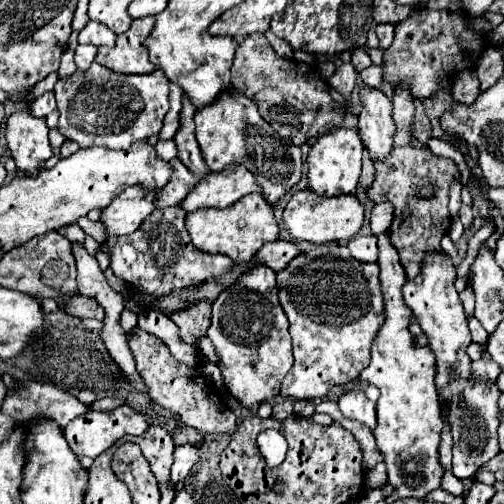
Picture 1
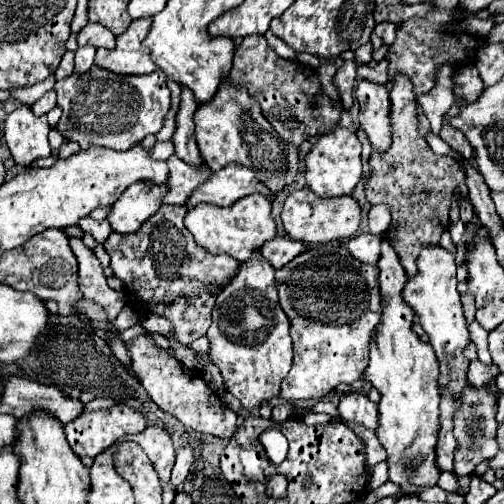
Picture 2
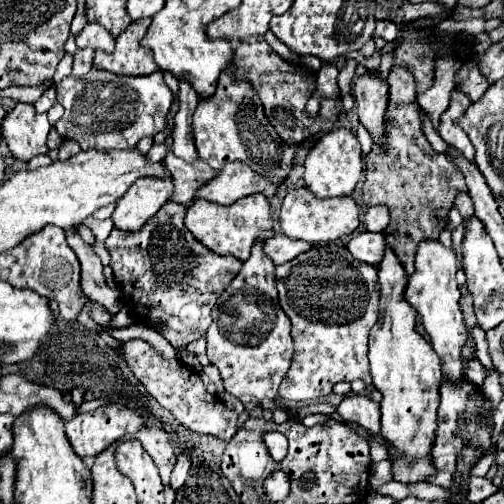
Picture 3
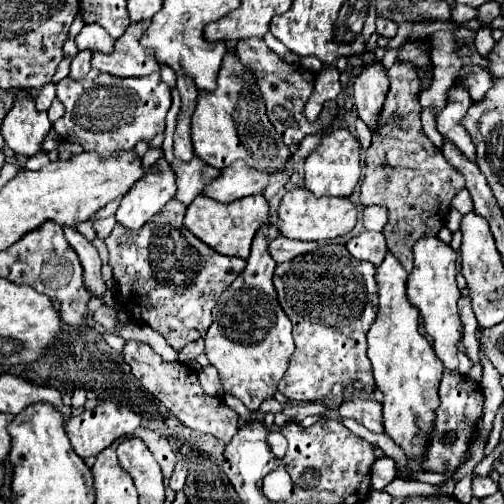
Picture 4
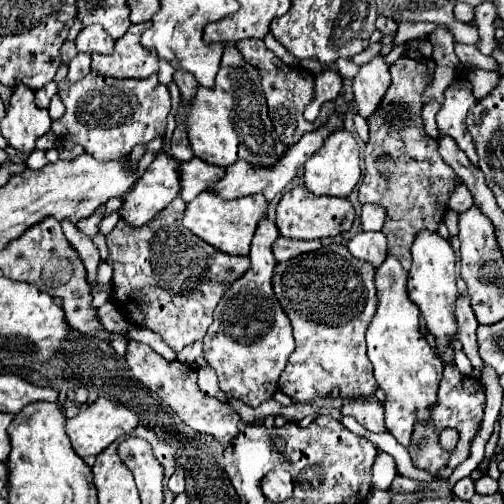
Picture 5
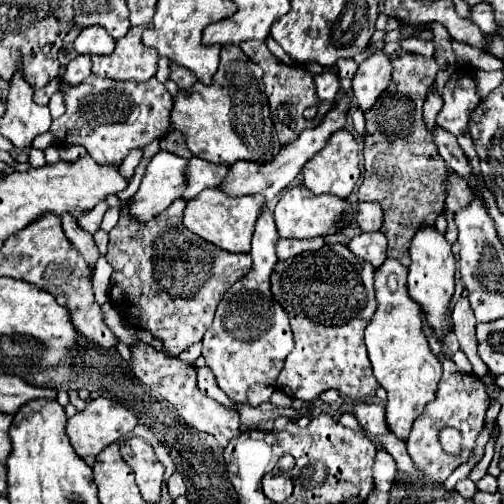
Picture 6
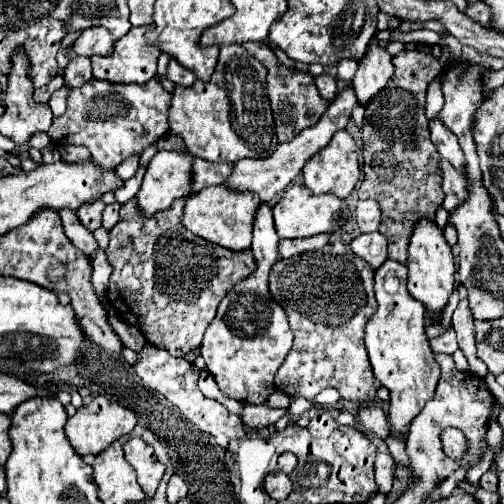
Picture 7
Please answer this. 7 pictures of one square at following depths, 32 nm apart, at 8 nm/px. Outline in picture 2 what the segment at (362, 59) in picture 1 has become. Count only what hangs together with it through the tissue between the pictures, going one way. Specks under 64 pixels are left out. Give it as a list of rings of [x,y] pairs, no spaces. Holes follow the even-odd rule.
[[[368,42],[365,45],[360,46],[360,48],[358,48],[356,50],[356,57],[355,57],[355,62],[358,65],[367,65],[371,59],[372,59],[372,44],[370,44],[370,42]]]

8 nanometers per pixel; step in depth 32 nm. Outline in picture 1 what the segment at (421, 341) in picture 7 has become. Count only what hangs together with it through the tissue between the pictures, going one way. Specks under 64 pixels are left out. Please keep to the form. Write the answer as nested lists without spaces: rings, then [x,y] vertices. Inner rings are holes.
[[[388,232],[378,234],[378,266],[380,284],[386,302],[386,322],[378,332],[372,346],[372,362],[360,374],[362,380],[378,386],[380,398],[376,402],[376,428],[372,430],[376,438],[376,448],[384,454],[384,464],[388,472],[388,484],[394,486],[390,494],[392,500],[416,498],[426,500],[430,492],[440,488],[444,468],[438,460],[440,428],[444,426],[440,418],[438,392],[434,386],[434,354],[428,346],[418,348],[414,336],[408,332],[408,322],[412,312],[406,308],[402,298],[402,286],[406,282],[406,272],[398,260],[396,248],[388,240]]]

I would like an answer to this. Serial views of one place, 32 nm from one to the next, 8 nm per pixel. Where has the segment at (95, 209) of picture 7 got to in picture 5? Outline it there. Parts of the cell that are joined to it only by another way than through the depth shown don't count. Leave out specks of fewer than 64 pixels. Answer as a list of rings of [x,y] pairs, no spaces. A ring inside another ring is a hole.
[[[100,206],[92,216],[80,220],[80,222],[76,224],[76,226],[80,228],[80,232],[84,232],[84,234],[90,236],[90,238],[94,238],[94,236],[98,234],[98,222],[102,220],[102,212],[104,212],[104,206]]]

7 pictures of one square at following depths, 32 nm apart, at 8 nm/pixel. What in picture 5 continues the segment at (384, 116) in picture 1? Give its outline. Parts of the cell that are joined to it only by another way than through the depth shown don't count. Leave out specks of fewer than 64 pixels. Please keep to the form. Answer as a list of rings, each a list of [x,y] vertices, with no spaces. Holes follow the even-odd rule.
[[[376,56],[372,62],[362,64],[360,72],[354,78],[354,104],[364,120],[376,112],[380,98],[384,98],[384,92],[388,90],[388,70],[390,68],[384,62],[384,56]]]

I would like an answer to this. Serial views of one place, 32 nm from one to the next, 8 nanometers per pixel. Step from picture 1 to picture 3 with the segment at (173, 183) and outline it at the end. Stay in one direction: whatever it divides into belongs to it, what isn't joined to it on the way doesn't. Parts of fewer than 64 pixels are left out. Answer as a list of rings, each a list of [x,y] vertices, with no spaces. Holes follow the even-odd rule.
[[[172,133],[165,140],[164,144],[168,146],[170,154],[166,156],[166,166],[168,166],[168,172],[174,180],[174,192],[168,200],[172,202],[178,202],[178,204],[184,204],[188,206],[194,198],[194,192],[196,188],[200,188],[200,184],[206,184],[208,178],[212,174],[216,174],[212,168],[208,168],[208,164],[204,164],[202,160],[196,160],[192,164],[176,158],[172,152],[173,140]]]

